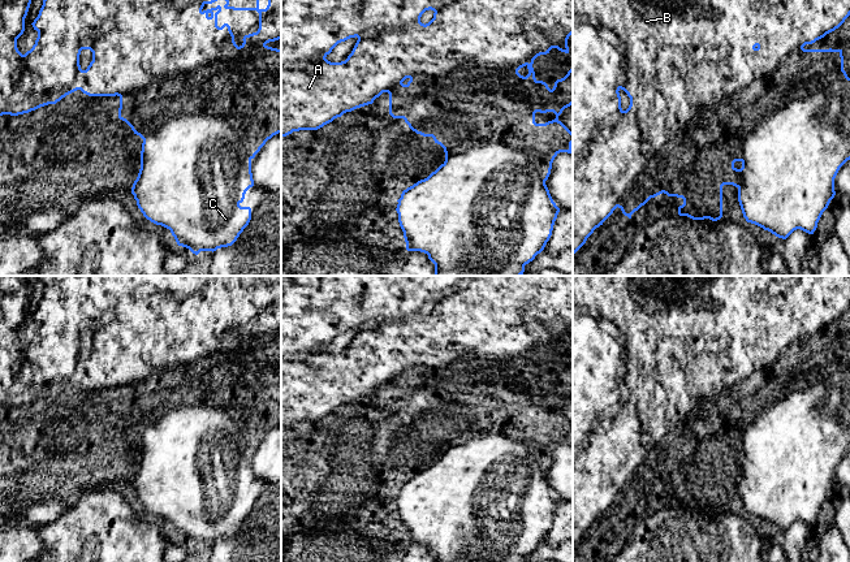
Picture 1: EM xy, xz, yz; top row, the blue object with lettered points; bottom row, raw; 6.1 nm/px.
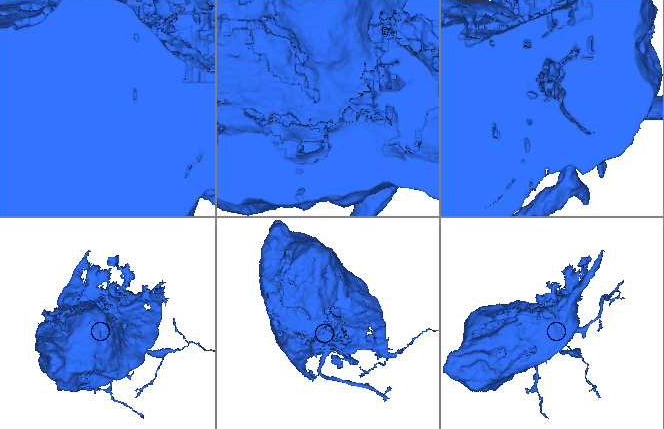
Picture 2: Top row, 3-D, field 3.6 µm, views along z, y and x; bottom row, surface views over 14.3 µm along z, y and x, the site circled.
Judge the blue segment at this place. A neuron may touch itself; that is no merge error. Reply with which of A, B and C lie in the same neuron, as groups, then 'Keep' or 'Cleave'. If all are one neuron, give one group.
Groups: A B / C. Cleave

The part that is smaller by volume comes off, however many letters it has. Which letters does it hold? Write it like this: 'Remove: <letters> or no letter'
Remove: C

